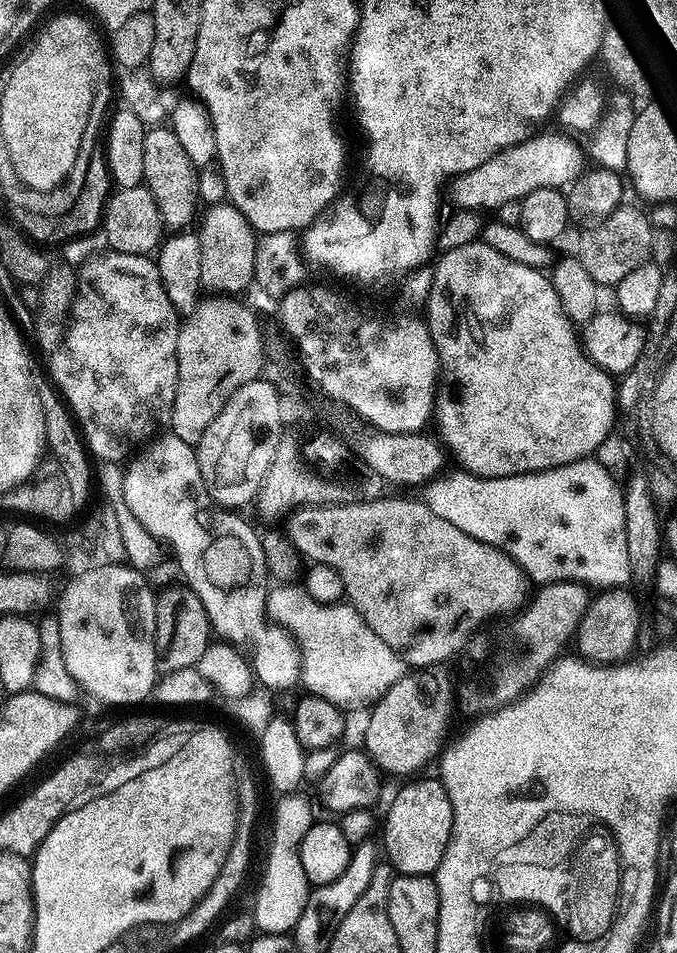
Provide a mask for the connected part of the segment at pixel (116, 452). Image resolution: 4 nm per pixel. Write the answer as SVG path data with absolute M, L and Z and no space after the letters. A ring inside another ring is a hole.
M104 250L101 256L92 256L84 265L79 265L76 278L76 292L72 299L70 319L66 324L66 331L62 339L62 346L51 353L52 375L50 380L58 389L59 395L68 405L81 433L82 439L91 455L96 456L100 462L120 462L131 457L145 442L151 441L153 437L165 427L166 421L171 417L174 406L174 390L178 382L178 334L180 324L178 323L178 309L167 297L162 278L159 276L159 266L155 259L138 254L122 254Z

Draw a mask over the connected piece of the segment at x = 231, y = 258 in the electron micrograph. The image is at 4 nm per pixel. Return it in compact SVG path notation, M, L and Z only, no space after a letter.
M230 202L209 204L199 217L201 248L201 285L212 294L240 294L254 280L254 250L257 233L248 219Z

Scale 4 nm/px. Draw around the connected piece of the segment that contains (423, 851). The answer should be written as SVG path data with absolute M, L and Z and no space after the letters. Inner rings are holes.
M432 778L432 780L416 780L413 779L411 782L413 784L408 784L396 797L392 800L392 805L388 808L388 813L385 814L384 820L382 816L382 832L384 828L384 848L382 844L382 852L384 852L388 857L386 857L387 863L391 865L393 869L401 876L432 876L435 873L436 868L442 862L442 854L446 854L446 846L450 842L450 834L452 833L452 807L450 806L450 798L446 794L444 785L440 783L439 779Z

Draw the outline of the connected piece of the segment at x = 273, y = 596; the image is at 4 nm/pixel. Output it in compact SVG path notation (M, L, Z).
M278 584L269 589L265 616L286 631L297 645L301 661L301 683L311 695L330 701L350 712L367 709L401 679L406 665L392 648L368 626L352 605L318 604L298 584Z

